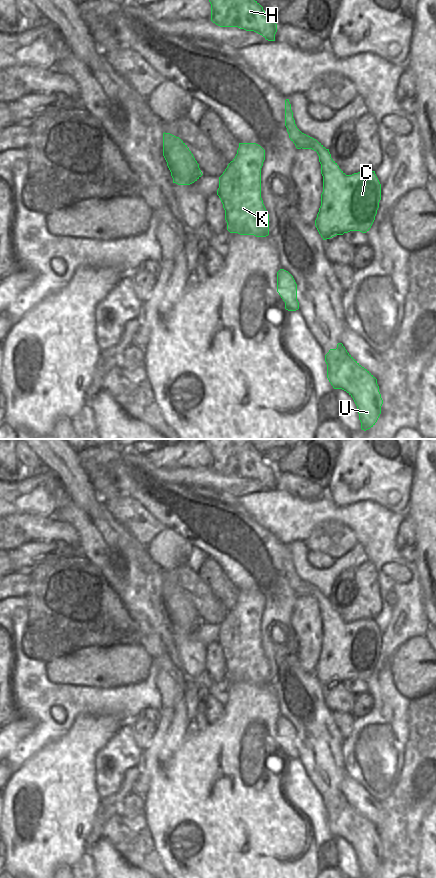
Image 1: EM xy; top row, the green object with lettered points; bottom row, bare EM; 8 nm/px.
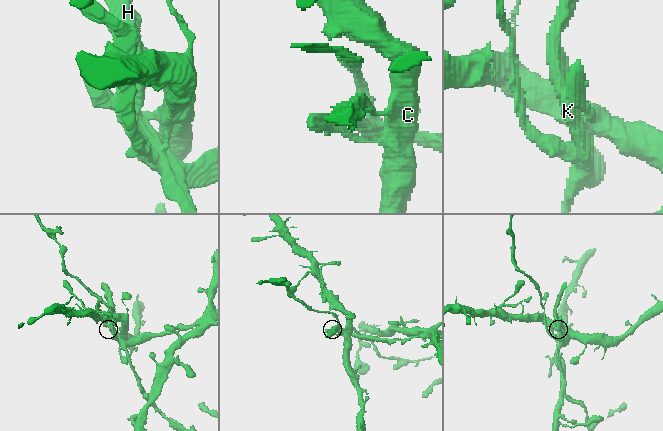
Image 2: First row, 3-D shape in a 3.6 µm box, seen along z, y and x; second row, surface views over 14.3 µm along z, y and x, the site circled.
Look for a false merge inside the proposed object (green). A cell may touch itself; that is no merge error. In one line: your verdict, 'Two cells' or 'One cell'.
Two cells

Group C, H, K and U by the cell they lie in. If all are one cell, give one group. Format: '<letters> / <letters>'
C / H K U

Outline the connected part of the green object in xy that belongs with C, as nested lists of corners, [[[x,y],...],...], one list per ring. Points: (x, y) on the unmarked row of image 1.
[[[318,589],[302,597],[316,599],[321,612],[323,640],[315,674],[323,688],[350,679],[369,679],[381,648],[381,632],[375,619],[346,623],[331,606],[329,597]]]

